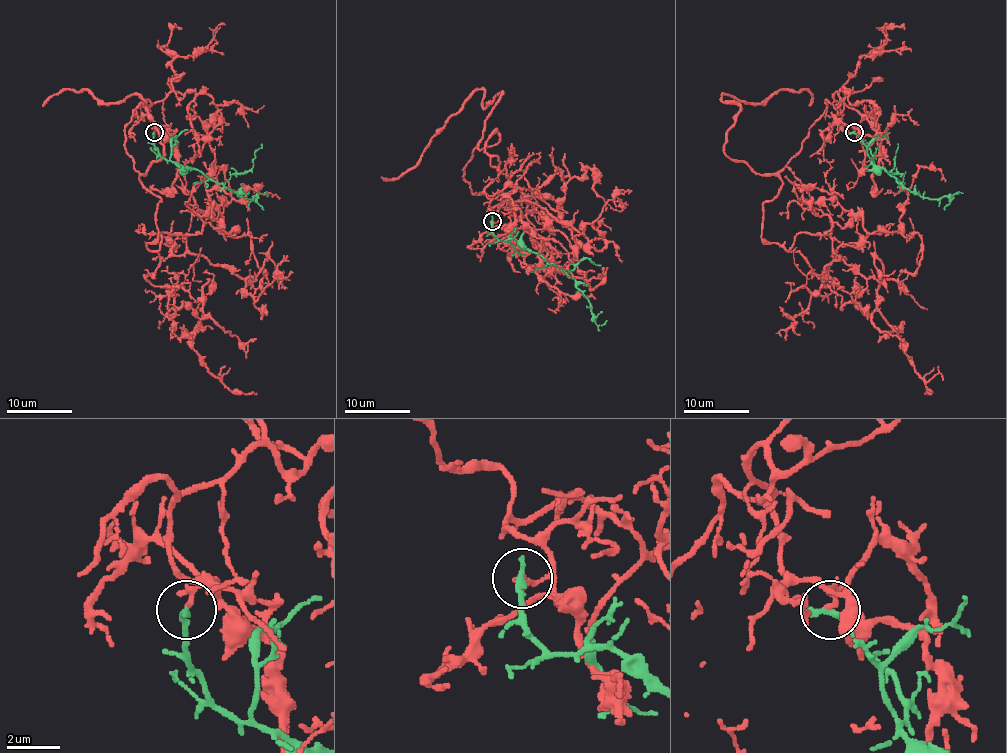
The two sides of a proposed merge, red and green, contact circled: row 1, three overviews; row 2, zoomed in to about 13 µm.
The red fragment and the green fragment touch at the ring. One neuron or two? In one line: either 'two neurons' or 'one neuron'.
two neurons

